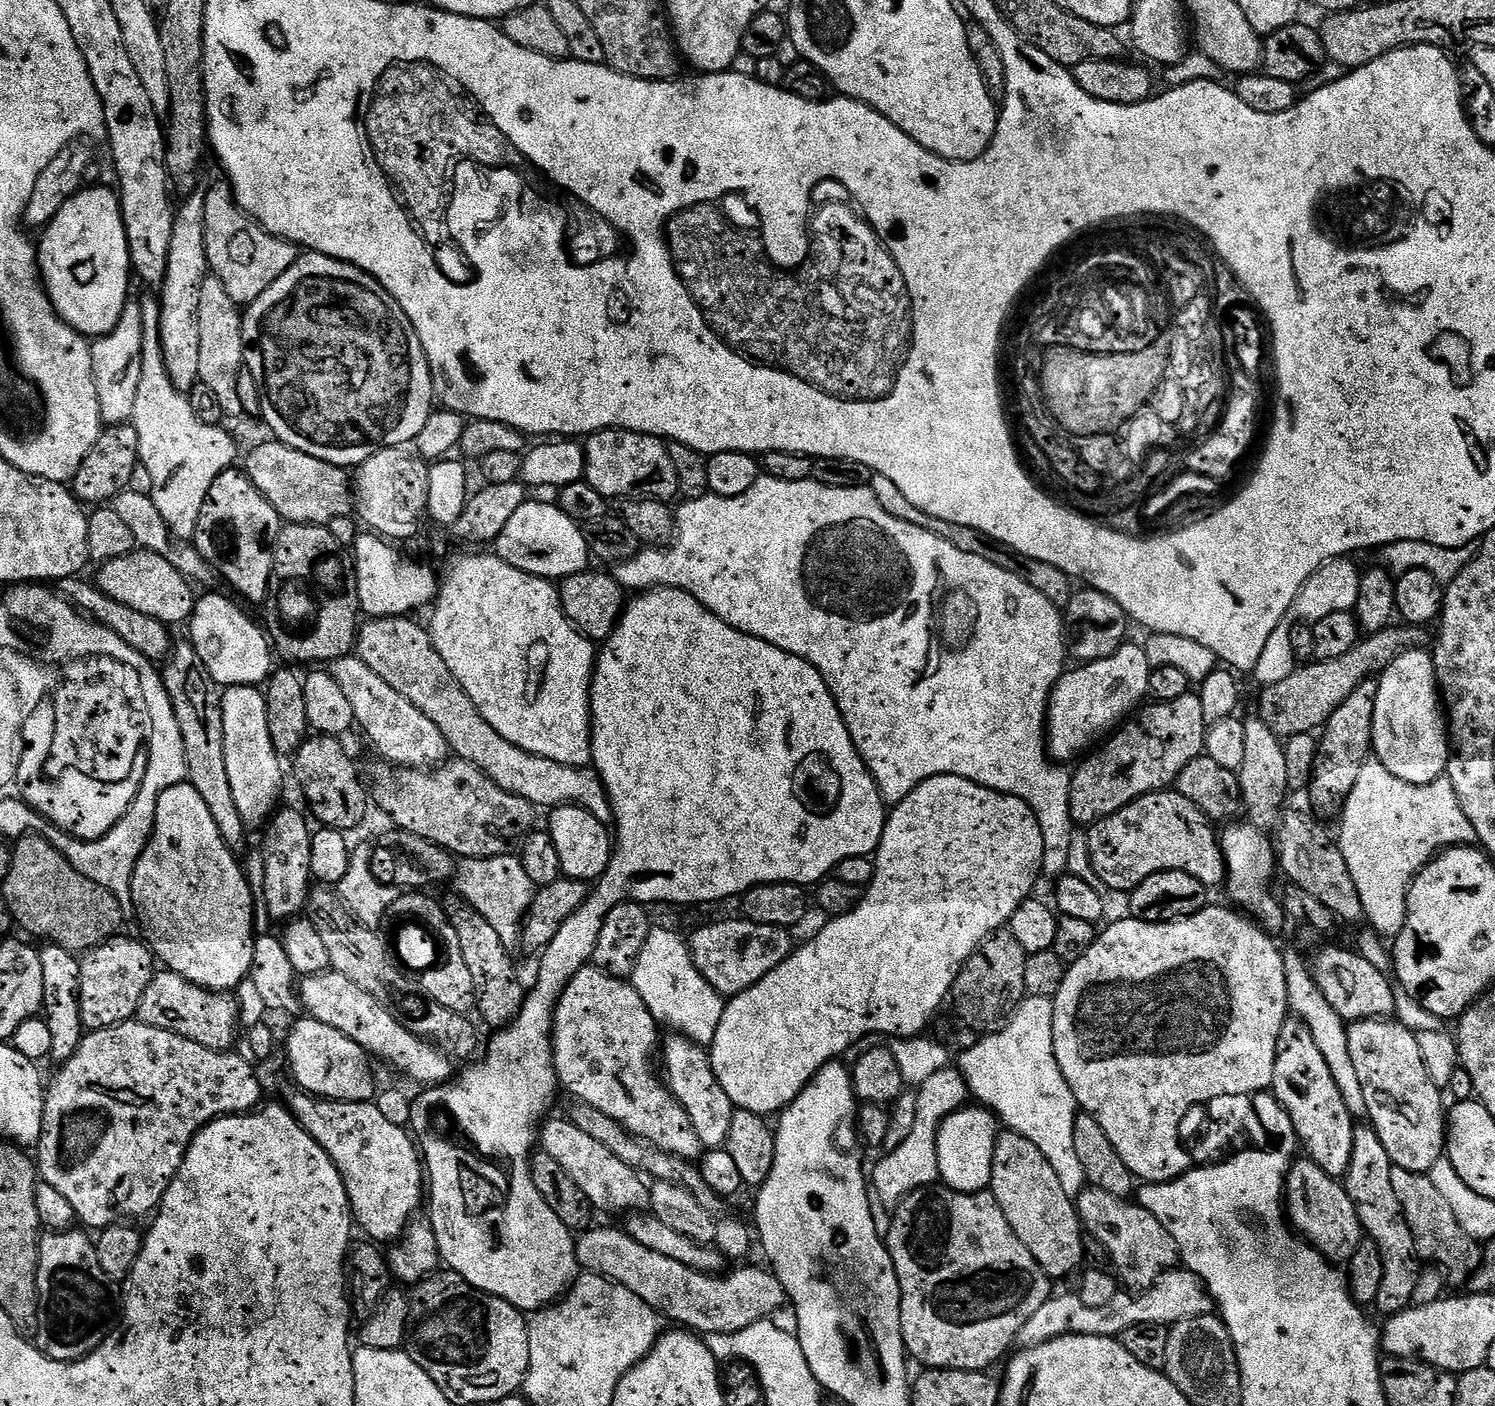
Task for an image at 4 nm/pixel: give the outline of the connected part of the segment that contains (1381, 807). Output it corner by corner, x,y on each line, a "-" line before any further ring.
1370,758
1366,766
1362,766
1358,782
1354,782
1354,790
1350,790
1350,798
1344,804
1339,824
1338,843
1342,858
1346,858
1346,870
1350,870
1350,878
1354,878
1354,887
1362,900
1364,919
1367,927
1381,938
1395,938
1402,930
1408,913
1408,891
1414,878
1428,863
1447,849
1477,843
1474,826
1470,826
1470,818
1462,814
1458,794
1454,794
1454,786
1447,775
1429,784
1402,782
1402,778
1394,778
1394,774
1375,758

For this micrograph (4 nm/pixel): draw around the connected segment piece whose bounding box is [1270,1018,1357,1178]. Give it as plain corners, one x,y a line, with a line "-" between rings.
1285,1020
1282,1034
1278,1034
1270,1092
1286,1110
1290,1122
1294,1122
1303,1155
1326,1170
1326,1174
1343,1178
1350,1166
1357,1125
1342,1098
1342,1090
1338,1090
1338,1082
1334,1082
1334,1074
1330,1074
1330,1066
1326,1066
1326,1058
1322,1058
1322,1050
1314,1043
1314,1034
1301,1020

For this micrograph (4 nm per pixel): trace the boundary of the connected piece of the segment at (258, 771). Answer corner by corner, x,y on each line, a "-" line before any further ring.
230,686
221,693
223,742
226,772
234,802
247,829
260,829
271,819
281,803
282,764
270,739
263,691
256,686

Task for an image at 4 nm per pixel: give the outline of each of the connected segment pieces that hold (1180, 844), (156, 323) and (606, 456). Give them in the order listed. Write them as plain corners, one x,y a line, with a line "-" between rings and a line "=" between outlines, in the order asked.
1175,790
1151,792
1122,810
1102,818
1091,825
1088,832
1088,860
1096,871
1095,879
1105,889
1131,893
1150,874
1162,870
1182,870
1194,874
1209,890
1223,885
1226,880
1224,851
1220,848
1221,837
1209,820
1190,798
1182,798
=
154,297
141,299
143,322
142,382
138,386
138,402
134,402
131,426
138,434
140,462
150,474
151,498
166,522
169,533
177,541
195,541
198,518
206,506
206,494
214,486
214,478
236,461
236,440
220,424
207,424
190,410
187,395
170,382
161,342
159,301
=
605,430
593,432
583,441
584,445
584,480
598,494
602,494
610,502
618,500
658,500
672,502
677,499
680,487
678,474
674,470
674,462
670,462
668,444
658,436
644,436
641,432
625,432
623,430

